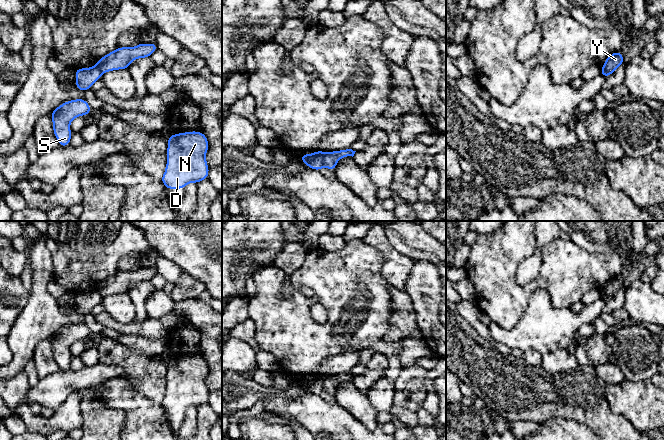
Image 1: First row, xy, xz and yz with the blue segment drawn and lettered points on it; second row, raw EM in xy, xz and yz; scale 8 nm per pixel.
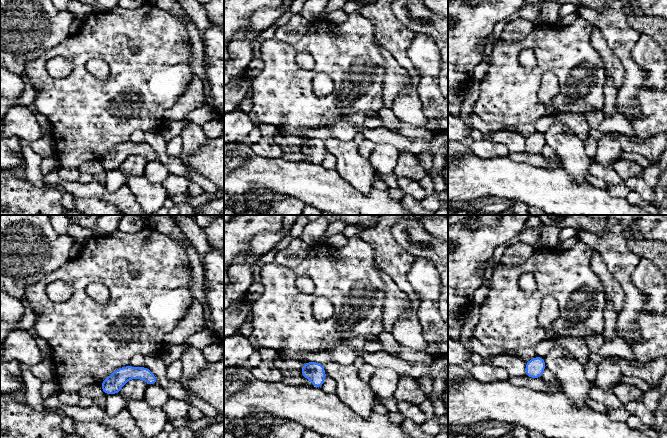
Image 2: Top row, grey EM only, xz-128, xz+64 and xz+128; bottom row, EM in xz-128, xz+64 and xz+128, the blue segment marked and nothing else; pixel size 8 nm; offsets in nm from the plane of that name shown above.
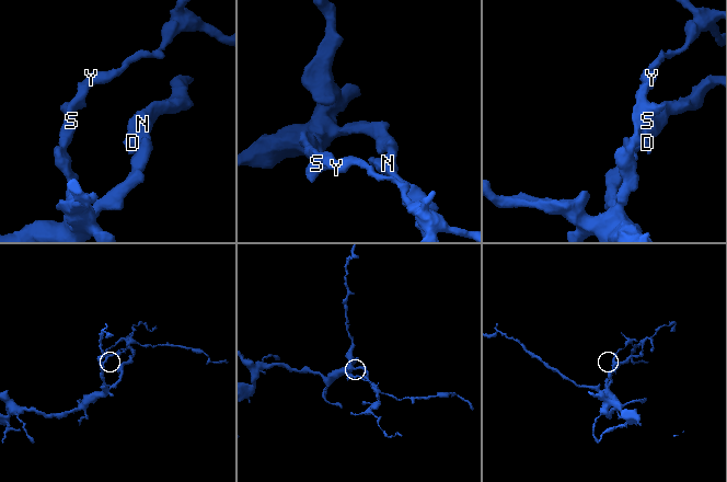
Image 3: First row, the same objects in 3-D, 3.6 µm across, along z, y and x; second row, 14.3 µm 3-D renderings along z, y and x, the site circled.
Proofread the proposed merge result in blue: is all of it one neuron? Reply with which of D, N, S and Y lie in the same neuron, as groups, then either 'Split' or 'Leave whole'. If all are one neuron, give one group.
Groups: D N S / Y. Split

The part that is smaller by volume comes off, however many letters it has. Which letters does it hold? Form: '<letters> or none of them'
Y

